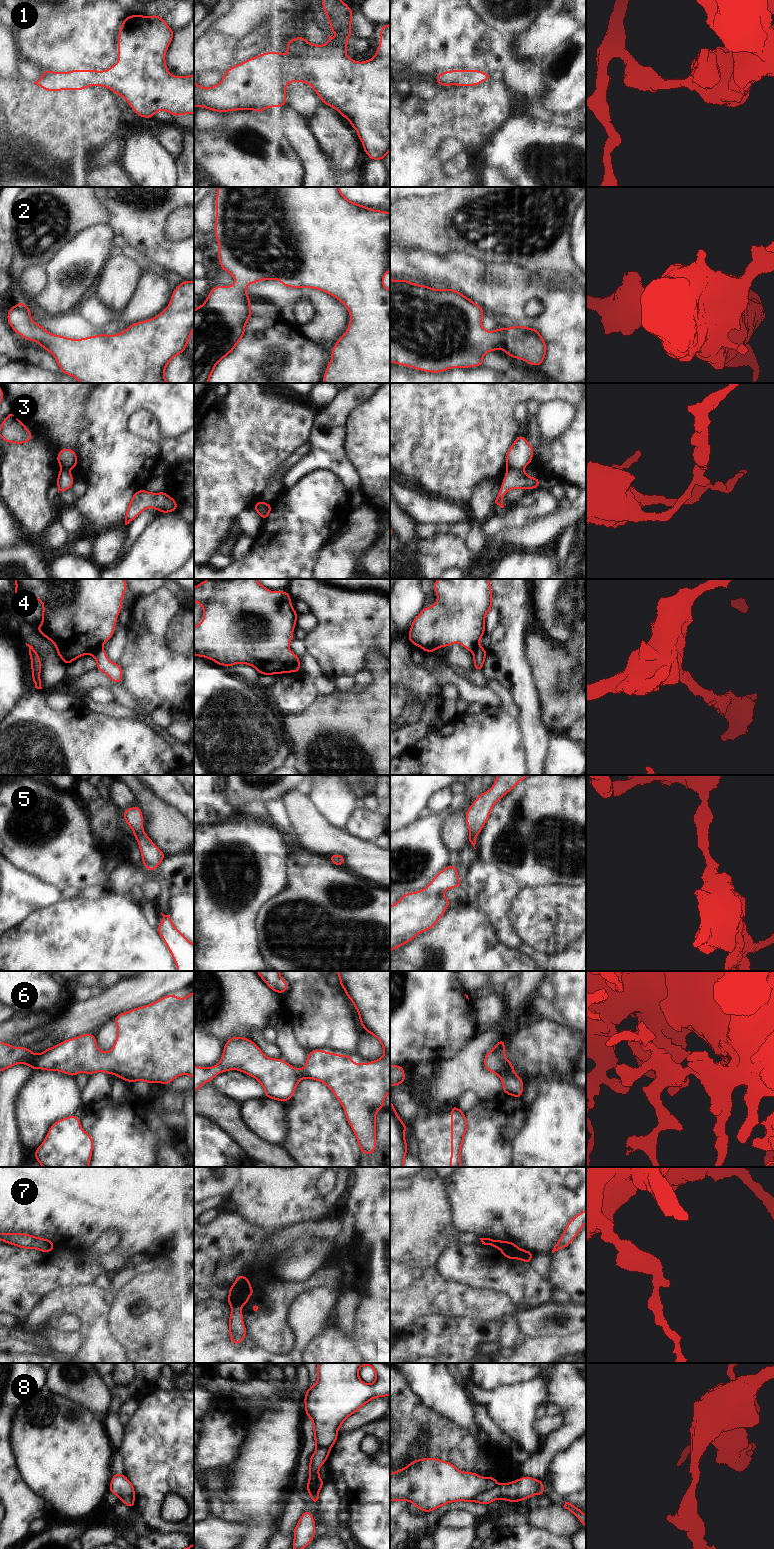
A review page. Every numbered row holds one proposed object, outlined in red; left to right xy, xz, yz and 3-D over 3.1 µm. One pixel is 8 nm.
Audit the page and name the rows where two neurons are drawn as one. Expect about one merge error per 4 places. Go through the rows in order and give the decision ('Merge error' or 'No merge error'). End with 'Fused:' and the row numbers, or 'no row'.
1: No merge error
2: No merge error
3: Merge error
4: Merge error
5: No merge error
6: No merge error
7: Merge error
8: Merge error
Fused: 3, 4, 7, 8

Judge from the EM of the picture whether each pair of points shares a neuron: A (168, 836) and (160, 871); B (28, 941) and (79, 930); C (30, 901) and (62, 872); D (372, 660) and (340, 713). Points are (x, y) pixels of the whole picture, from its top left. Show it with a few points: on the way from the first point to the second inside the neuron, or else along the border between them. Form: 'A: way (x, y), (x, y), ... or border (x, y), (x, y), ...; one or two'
A: border (183, 853), (166, 856); two
B: way (41, 941), (66, 941); one
C: border (28, 873), (55, 885), (61, 890); two
D: way (376, 675), (376, 684), (355, 705); one

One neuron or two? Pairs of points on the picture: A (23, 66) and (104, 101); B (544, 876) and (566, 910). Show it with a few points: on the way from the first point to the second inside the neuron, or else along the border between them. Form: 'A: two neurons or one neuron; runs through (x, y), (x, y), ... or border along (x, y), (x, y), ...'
A: two neurons; border along (20, 77), (33, 82)
B: two neurons; border along (526, 885), (568, 884), (572, 887)

